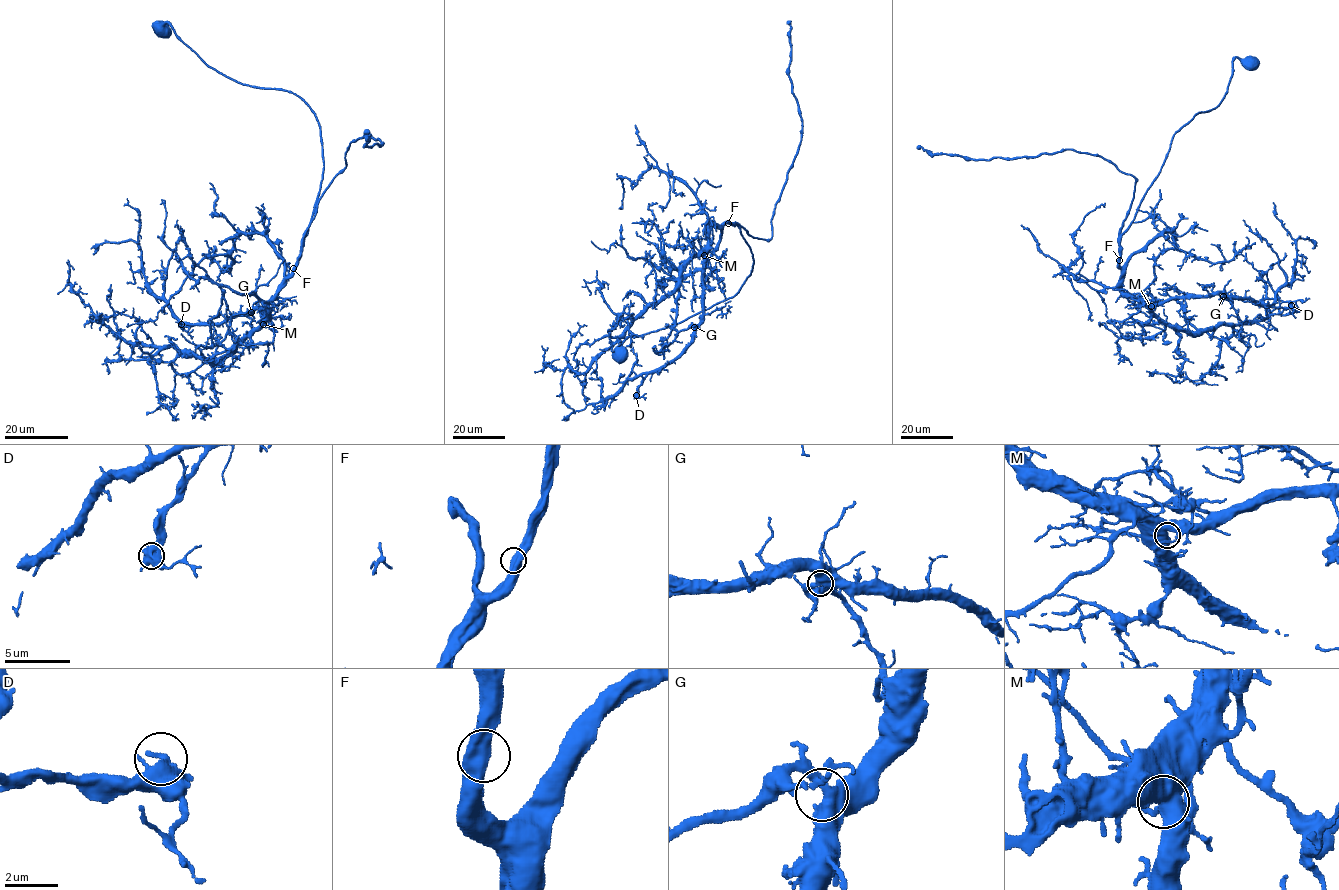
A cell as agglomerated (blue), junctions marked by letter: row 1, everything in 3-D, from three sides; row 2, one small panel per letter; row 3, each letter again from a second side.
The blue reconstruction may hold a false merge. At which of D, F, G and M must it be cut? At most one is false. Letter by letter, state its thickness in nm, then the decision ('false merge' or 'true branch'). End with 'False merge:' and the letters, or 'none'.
D: 600 nm thick; true branch
F: 600 nm thick; true branch
G: 550 nm thick; true branch
M: 600 nm thick; true branch
False merge: none

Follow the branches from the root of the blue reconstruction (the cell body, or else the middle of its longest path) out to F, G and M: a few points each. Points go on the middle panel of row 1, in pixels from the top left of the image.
F: (619, 354), (619, 346), (628, 337), (676, 324), (738, 291), (750, 275), (753, 258), (739, 228), (728, 223)
G: (619, 354), (628, 337), (676, 324), (738, 291), (753, 258), (735, 224), (707, 227), (703, 316), (694, 327)
M: (619, 354), (628, 337), (668, 327), (732, 297), (750, 275), (752, 254), (735, 224), (708, 224), (704, 255)

